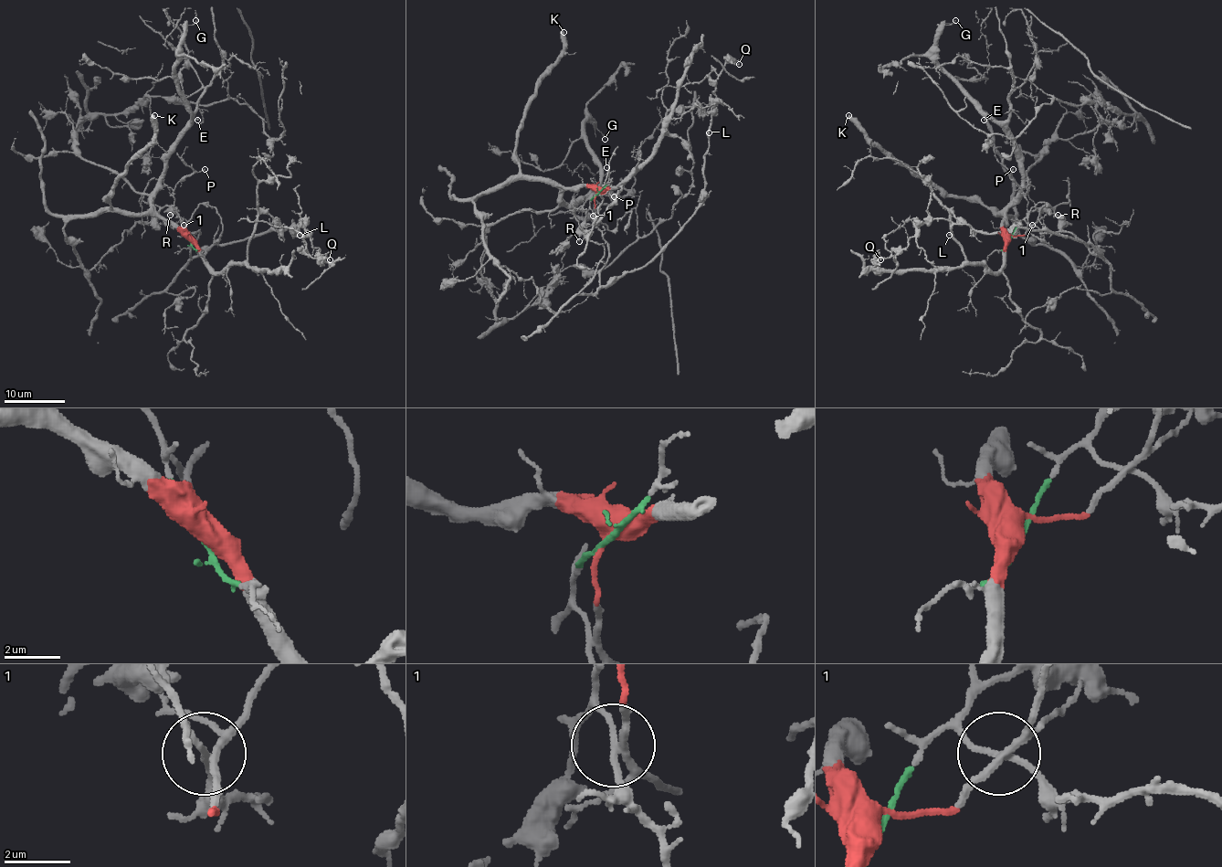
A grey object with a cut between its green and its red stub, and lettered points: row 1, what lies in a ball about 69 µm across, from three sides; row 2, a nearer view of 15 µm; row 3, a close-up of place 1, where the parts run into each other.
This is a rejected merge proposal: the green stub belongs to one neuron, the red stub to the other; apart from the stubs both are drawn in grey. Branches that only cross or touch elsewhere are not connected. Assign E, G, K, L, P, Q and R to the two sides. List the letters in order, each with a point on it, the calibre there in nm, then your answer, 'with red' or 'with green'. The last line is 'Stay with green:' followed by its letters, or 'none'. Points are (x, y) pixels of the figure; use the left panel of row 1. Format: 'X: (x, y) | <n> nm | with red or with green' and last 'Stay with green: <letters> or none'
E: (197, 120) | 100 nm | with red
G: (195, 20) | 110 nm | with red
K: (154, 115) | 500 nm | with red
L: (300, 235) | 90 nm | with green
P: (205, 169) | 120 nm | with green
Q: (330, 259) | 110 nm | with green
R: (170, 215) | 140 nm | with green
Stay with green: L, P, Q, R

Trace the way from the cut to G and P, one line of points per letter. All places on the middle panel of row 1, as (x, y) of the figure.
G: (597, 193), (570, 186), (563, 199), (568, 205), (582, 199), (600, 181), (585, 122), (591, 121), (605, 140)
P: (597, 193), (585, 211), (582, 208), (584, 204), (595, 195), (614, 195)

